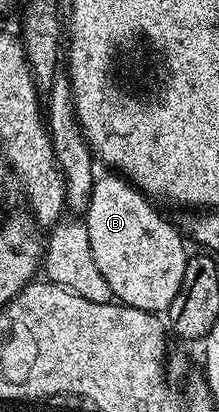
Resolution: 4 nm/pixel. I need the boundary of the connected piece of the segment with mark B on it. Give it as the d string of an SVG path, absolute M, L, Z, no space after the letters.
M108 174L94 180L92 195L83 214L95 264L120 304L147 313L166 312L176 298L185 273L189 253L185 251L184 236L132 182L120 174Z

